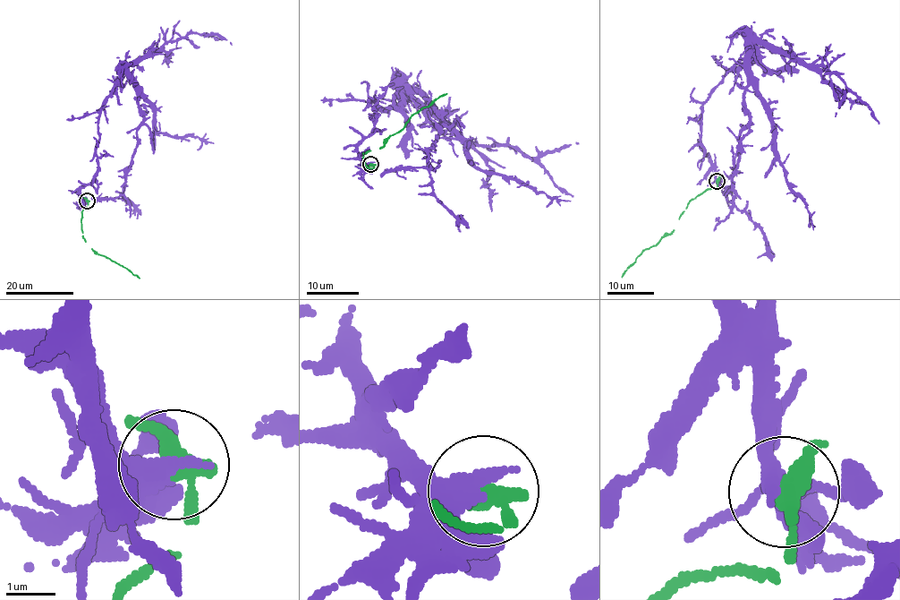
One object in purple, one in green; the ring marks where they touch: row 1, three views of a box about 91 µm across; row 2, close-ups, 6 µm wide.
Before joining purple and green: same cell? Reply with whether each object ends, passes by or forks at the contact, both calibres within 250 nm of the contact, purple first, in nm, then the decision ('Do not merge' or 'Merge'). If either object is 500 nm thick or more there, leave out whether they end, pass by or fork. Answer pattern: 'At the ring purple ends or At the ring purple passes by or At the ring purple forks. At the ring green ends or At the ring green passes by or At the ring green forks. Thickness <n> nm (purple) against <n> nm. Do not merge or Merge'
At the ring purple ends. At the ring green passes by. Thickness 480 nm (purple) against 340 nm. Do not merge

